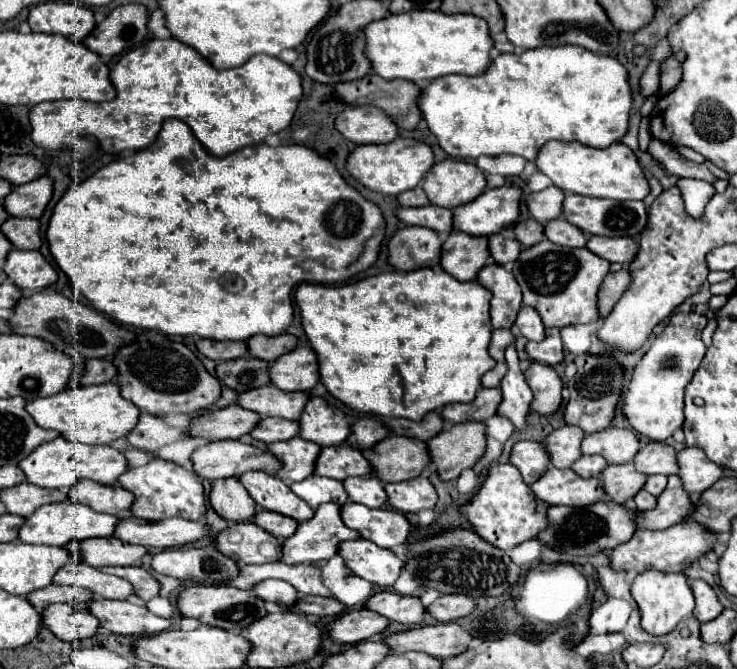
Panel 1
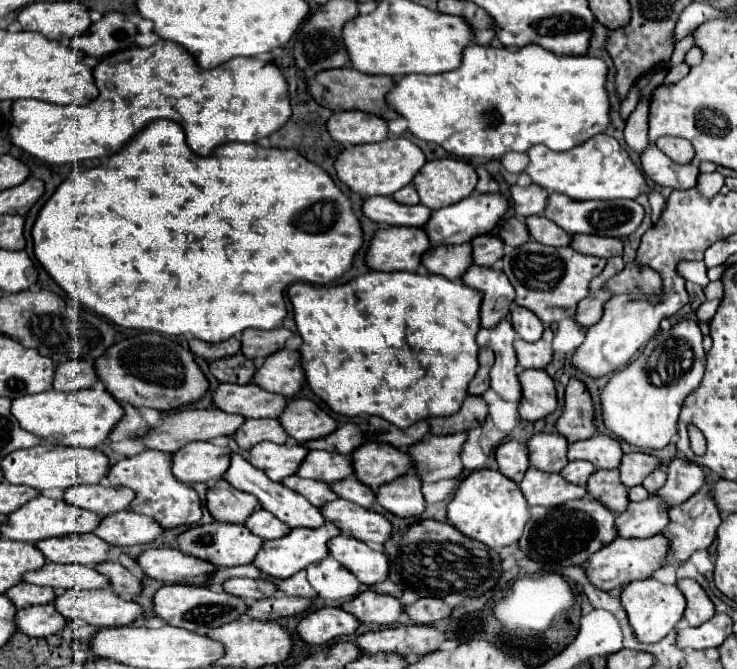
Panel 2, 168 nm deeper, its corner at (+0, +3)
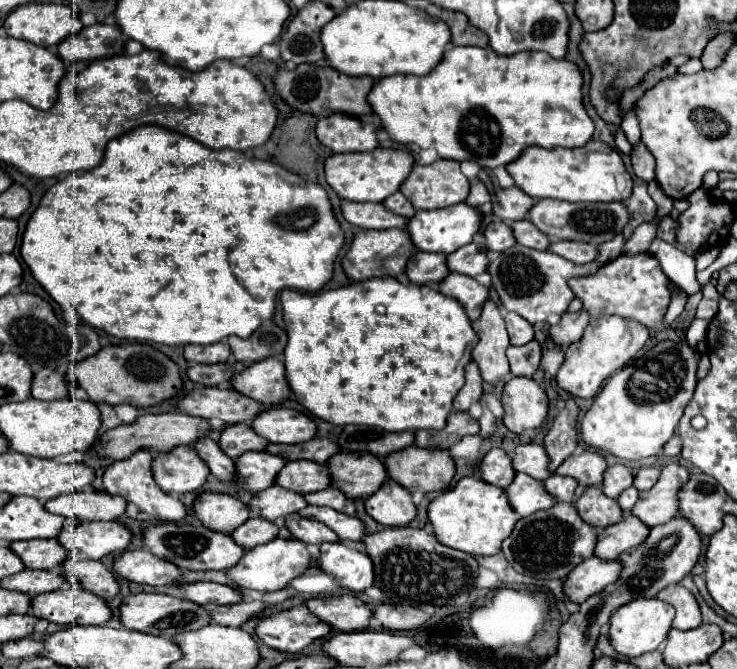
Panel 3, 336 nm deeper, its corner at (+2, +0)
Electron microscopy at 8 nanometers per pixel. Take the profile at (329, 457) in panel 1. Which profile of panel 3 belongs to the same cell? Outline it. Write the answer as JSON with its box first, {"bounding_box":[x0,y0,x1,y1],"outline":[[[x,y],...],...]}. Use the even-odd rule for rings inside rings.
{"bounding_box":[276,461,330,495],"outline":[[[288,461],[278,473],[276,485],[306,495],[326,489],[330,485],[330,475],[326,465],[314,461]]]}

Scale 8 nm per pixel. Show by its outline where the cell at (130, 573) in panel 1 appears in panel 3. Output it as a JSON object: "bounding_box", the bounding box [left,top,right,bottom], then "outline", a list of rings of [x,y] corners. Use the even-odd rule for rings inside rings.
{"bounding_box":[64,555,120,599],"outline":[[[70,555],[64,563],[64,577],[78,589],[86,589],[102,599],[114,597],[120,587],[116,577],[100,563],[100,561],[90,561],[90,559],[76,559]]]}

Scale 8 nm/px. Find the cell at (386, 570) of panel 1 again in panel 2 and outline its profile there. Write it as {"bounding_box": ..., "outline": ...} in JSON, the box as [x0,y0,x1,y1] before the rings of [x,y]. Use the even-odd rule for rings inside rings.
{"bounding_box":[328,534,390,586],"outline":[[[340,534],[328,542],[328,550],[332,558],[336,558],[366,586],[374,586],[388,578],[390,562],[386,554],[372,550],[362,540],[354,540],[350,536]]]}

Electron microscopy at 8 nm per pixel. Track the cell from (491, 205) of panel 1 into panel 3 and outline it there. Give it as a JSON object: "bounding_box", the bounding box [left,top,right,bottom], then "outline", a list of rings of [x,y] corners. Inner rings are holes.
{"bounding_box":[404,203,482,255],"outline":[[[458,203],[440,211],[416,211],[416,215],[408,219],[408,225],[404,229],[412,237],[412,243],[416,245],[416,249],[448,255],[472,241],[474,233],[480,229],[480,221],[482,221],[482,215],[476,209],[472,209],[466,203]]]}

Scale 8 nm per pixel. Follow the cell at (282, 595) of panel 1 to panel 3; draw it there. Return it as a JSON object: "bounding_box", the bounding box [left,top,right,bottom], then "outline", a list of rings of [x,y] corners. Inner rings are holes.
{"bounding_box":[178,583,242,607],"outline":[[[186,583],[186,585],[178,585],[178,591],[182,599],[188,599],[204,607],[228,605],[242,599],[242,595],[236,589],[218,583]]]}

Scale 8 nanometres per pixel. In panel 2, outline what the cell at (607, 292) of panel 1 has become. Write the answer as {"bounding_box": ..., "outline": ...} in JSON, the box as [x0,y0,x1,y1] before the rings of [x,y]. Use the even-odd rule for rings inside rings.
{"bounding_box":[576,286,612,326],"outline":[[[602,286],[596,292],[590,292],[576,310],[576,322],[582,326],[592,326],[602,318],[602,306],[612,298],[612,294]]]}

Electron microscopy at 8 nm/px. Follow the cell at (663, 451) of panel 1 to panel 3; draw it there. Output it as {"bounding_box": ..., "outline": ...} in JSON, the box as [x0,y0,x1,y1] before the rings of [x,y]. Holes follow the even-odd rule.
{"bounding_box":[602,465,634,499],"outline":[[[614,465],[614,467],[608,467],[608,469],[604,471],[602,491],[604,491],[608,497],[616,499],[624,489],[628,489],[628,487],[632,485],[632,481],[634,481],[634,477],[632,477],[632,473],[630,473],[628,467],[624,467],[624,465]]]}

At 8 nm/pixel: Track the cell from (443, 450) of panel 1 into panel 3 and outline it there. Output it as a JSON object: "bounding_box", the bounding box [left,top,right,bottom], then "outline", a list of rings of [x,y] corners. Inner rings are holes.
{"bounding_box":[384,445,456,493],"outline":[[[410,445],[384,457],[386,473],[410,493],[442,491],[450,485],[456,467],[444,449],[420,449]]]}

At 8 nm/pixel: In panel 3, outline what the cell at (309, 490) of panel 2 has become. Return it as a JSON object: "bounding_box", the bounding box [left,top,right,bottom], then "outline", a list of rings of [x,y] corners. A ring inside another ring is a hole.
{"bounding_box":[250,485,306,521],"outline":[[[272,485],[272,487],[256,493],[250,501],[250,509],[256,511],[258,517],[268,519],[268,521],[278,521],[304,507],[306,507],[306,501],[302,495],[282,489],[278,485]]]}

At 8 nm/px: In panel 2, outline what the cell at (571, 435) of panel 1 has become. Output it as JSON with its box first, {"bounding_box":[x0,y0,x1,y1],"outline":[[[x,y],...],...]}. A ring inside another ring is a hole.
{"bounding_box":[528,432,568,472],"outline":[[[558,432],[534,434],[528,442],[528,450],[530,450],[530,462],[538,470],[560,472],[568,464],[566,458],[568,440]]]}

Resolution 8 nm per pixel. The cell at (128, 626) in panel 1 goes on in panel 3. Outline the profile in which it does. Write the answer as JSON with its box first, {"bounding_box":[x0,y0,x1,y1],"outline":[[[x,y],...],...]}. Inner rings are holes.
{"bounding_box":[30,587,110,625],"outline":[[[74,587],[36,595],[30,599],[30,607],[36,617],[56,625],[104,625],[110,619],[104,599]]]}

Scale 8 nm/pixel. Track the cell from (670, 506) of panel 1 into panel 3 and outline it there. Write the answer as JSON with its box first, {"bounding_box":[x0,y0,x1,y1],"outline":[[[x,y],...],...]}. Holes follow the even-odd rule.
{"bounding_box":[594,511,650,561],"outline":[[[628,511],[616,525],[598,529],[598,543],[594,555],[602,561],[616,561],[624,551],[640,545],[648,537],[650,529]]]}

